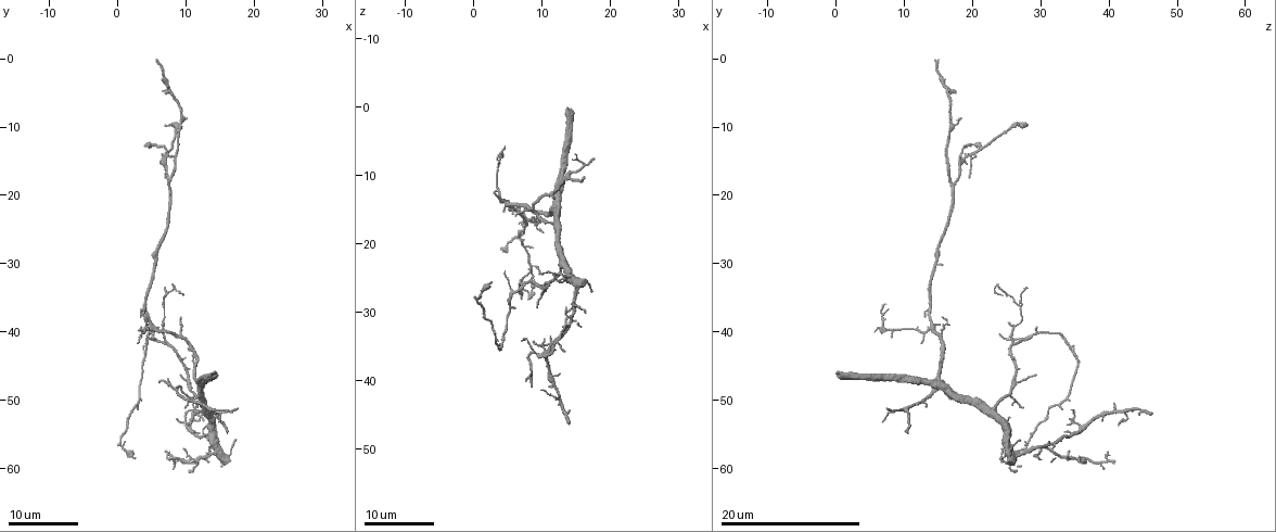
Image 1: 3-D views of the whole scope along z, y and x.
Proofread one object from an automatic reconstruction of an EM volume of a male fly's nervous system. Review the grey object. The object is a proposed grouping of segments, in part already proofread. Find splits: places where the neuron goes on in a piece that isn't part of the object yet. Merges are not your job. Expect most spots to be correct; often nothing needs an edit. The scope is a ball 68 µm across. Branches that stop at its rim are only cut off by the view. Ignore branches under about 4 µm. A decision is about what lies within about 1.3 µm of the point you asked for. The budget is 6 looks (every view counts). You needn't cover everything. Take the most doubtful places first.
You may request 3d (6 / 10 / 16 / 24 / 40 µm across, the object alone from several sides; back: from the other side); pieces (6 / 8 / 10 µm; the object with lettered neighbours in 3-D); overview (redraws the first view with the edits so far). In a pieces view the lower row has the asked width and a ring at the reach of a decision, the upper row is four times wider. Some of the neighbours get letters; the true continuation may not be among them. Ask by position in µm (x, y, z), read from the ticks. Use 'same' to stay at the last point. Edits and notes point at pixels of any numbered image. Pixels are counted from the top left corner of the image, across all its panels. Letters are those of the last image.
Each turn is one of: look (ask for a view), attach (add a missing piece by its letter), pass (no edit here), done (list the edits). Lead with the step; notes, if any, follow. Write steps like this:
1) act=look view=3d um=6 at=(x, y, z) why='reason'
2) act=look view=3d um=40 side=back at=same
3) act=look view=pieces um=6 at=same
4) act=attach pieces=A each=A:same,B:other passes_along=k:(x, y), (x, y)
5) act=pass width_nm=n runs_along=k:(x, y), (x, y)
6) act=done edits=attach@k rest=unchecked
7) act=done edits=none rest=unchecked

act=look view=3d um=16 at=(4.5, 36.0, 7.5) why='thin end'

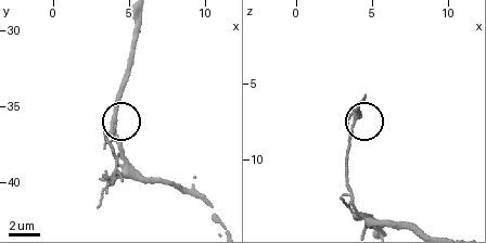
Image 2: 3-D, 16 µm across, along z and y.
act=look view=pieces um=8 at=same

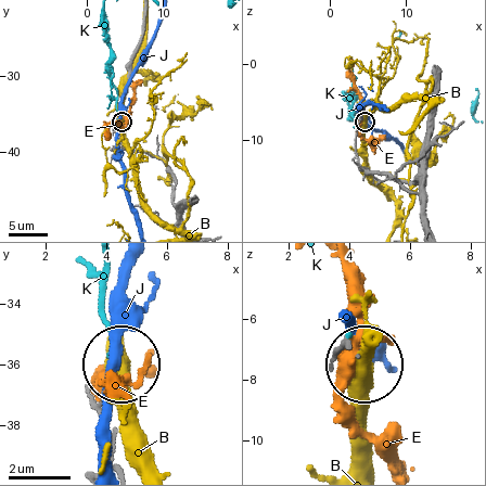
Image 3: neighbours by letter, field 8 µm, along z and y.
act=pass each=B:other,E:other,J:other,K:other found='none of them fits'

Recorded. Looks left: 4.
act=look view=3d um=16 at=(4.0, 13.0, 21.0) why='stops while still wide'

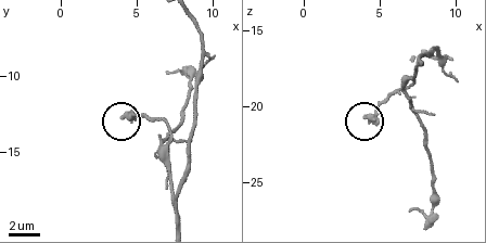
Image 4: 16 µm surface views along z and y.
act=look view=pieces um=6 at=(4.0, 12.6, 20.8)

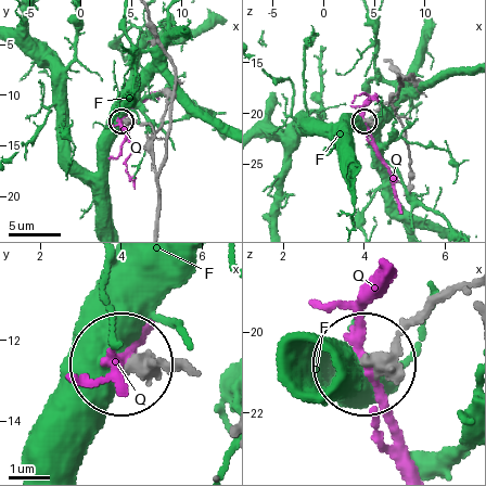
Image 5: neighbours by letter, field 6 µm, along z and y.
act=pass each=F:other,Q:other runs_along=5:(177, 370), (128, 367) found='no lettered piece goes on from it'

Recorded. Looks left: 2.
act=look view=3d um=16 at=(2.5, 58.5, 26.0)

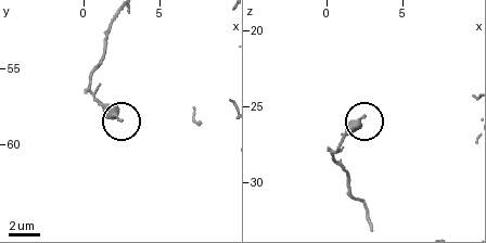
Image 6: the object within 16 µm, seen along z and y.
act=look view=pieces um=6 at=(2.6, 58.6, 25.8)

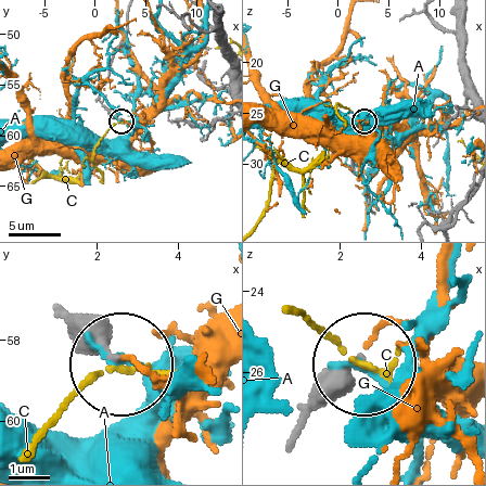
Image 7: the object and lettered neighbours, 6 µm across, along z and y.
act=pass each=A:other,C:other,G:other found='none of them fits'

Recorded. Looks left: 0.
act=done edits=none rest=unchecked

